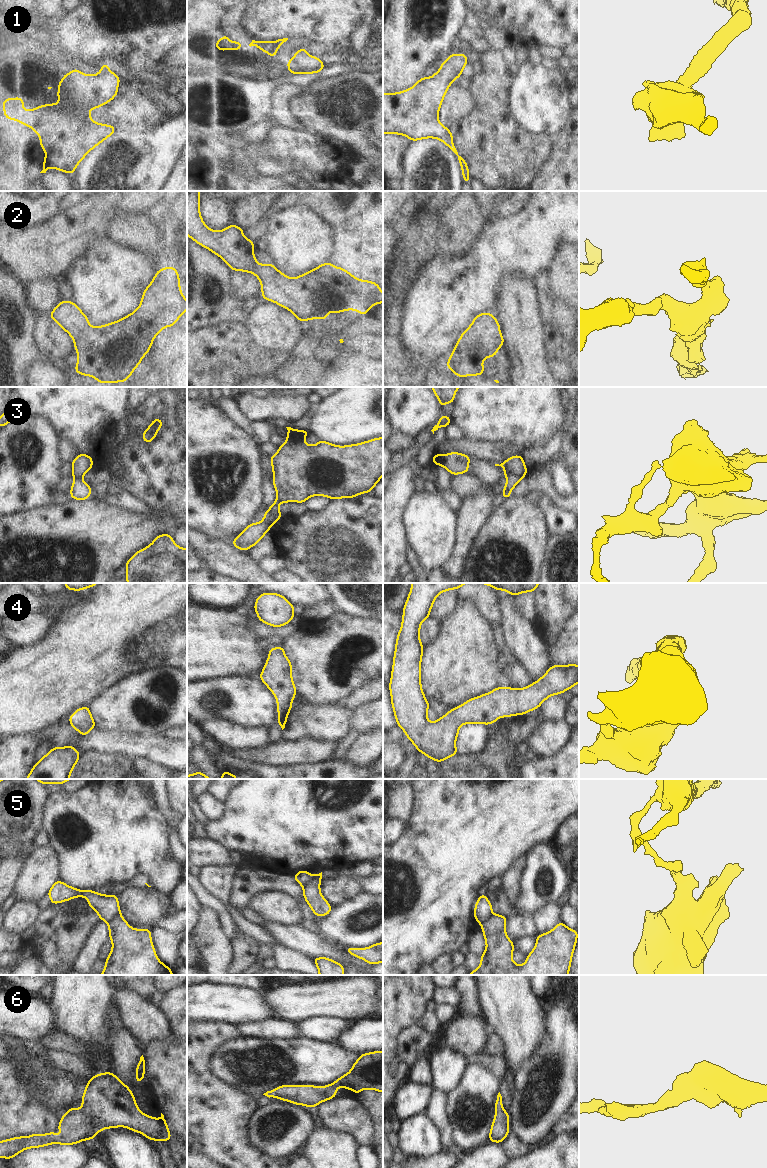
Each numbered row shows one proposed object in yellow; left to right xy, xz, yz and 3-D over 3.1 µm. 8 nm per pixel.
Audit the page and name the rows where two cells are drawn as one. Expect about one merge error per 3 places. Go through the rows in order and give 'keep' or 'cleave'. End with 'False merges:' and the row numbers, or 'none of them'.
1: keep
2: keep
3: cleave
4: keep
5: cleave
6: keep
False merges: 3, 5

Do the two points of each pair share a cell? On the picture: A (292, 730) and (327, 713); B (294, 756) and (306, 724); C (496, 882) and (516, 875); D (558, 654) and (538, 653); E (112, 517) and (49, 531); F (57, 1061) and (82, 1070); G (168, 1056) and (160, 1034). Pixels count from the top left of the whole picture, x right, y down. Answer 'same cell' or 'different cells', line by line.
A: same cell
B: different cells
C: different cells
D: different cells
E: same cell
F: same cell
G: different cells

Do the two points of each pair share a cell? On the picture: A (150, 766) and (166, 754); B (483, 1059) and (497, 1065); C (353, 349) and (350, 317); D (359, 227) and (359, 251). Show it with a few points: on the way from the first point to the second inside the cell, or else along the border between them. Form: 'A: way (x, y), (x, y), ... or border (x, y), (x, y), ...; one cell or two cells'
A: border (134, 757), (148, 757), (168, 768); two cells
B: way (486, 1061), (494, 1064); one cell
C: way (351, 341), (350, 325); one cell
D: way (359, 233), (359, 245); one cell

